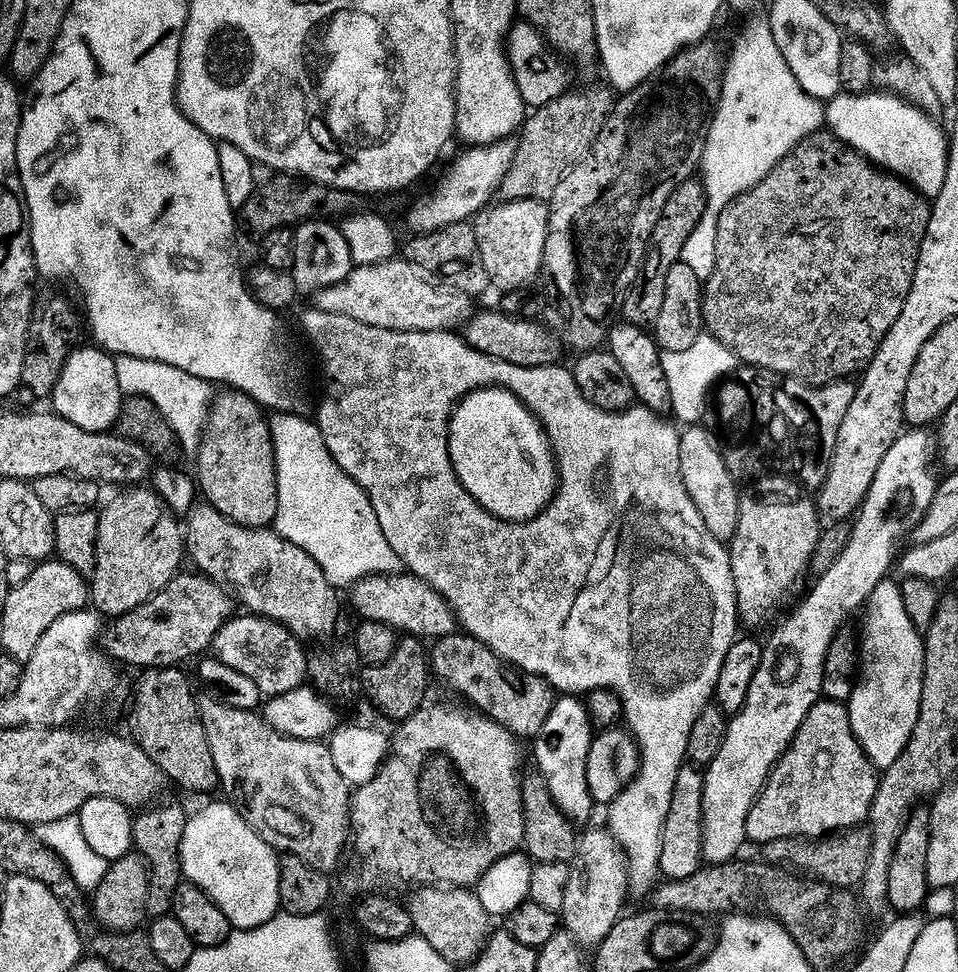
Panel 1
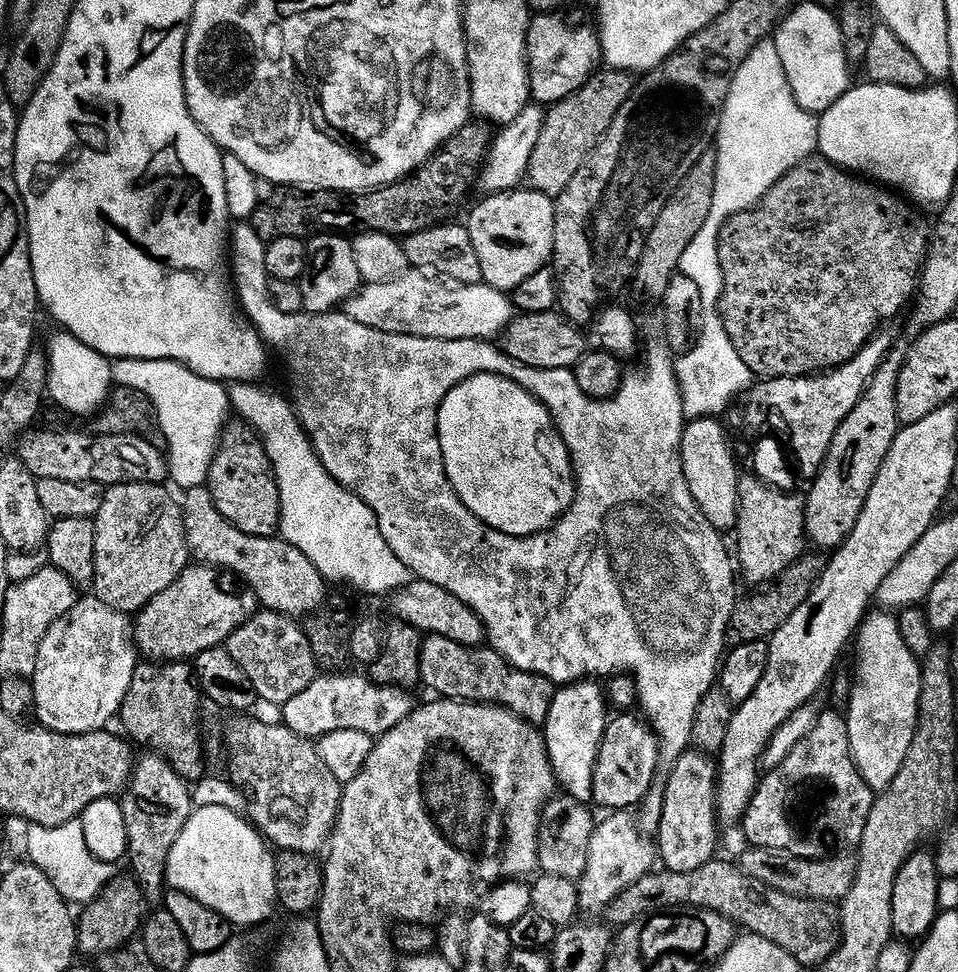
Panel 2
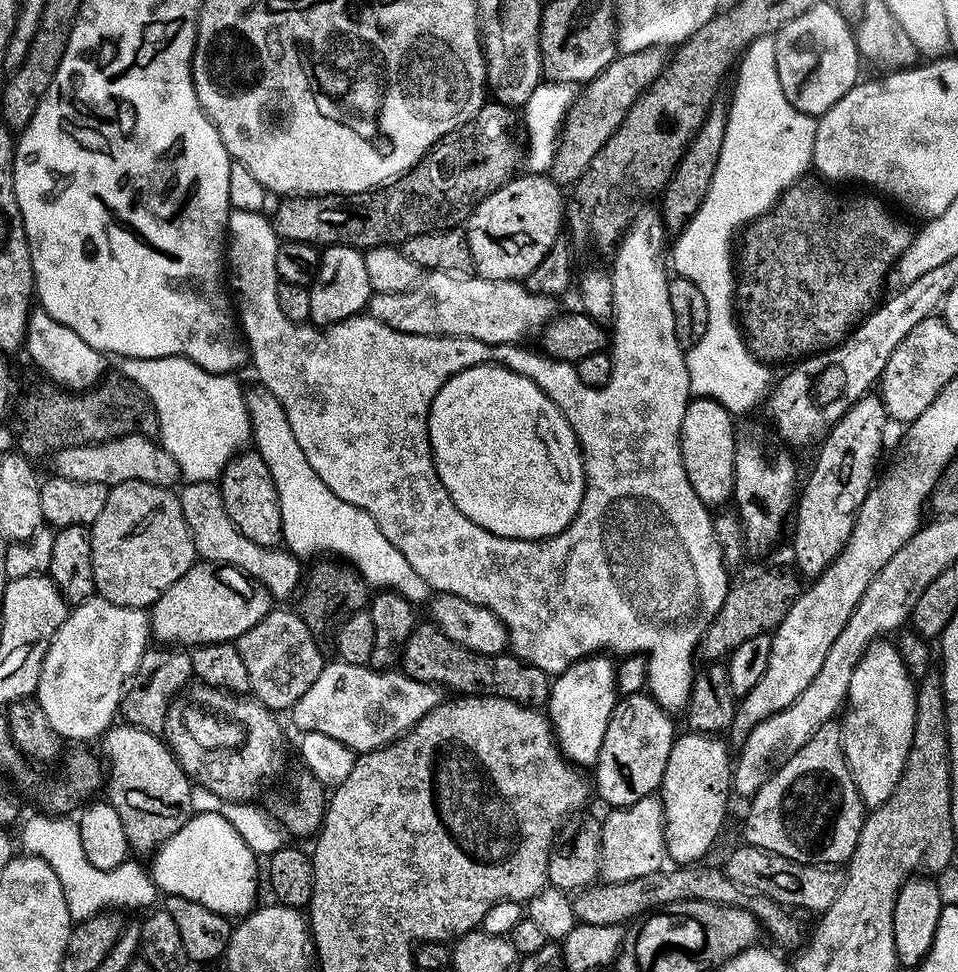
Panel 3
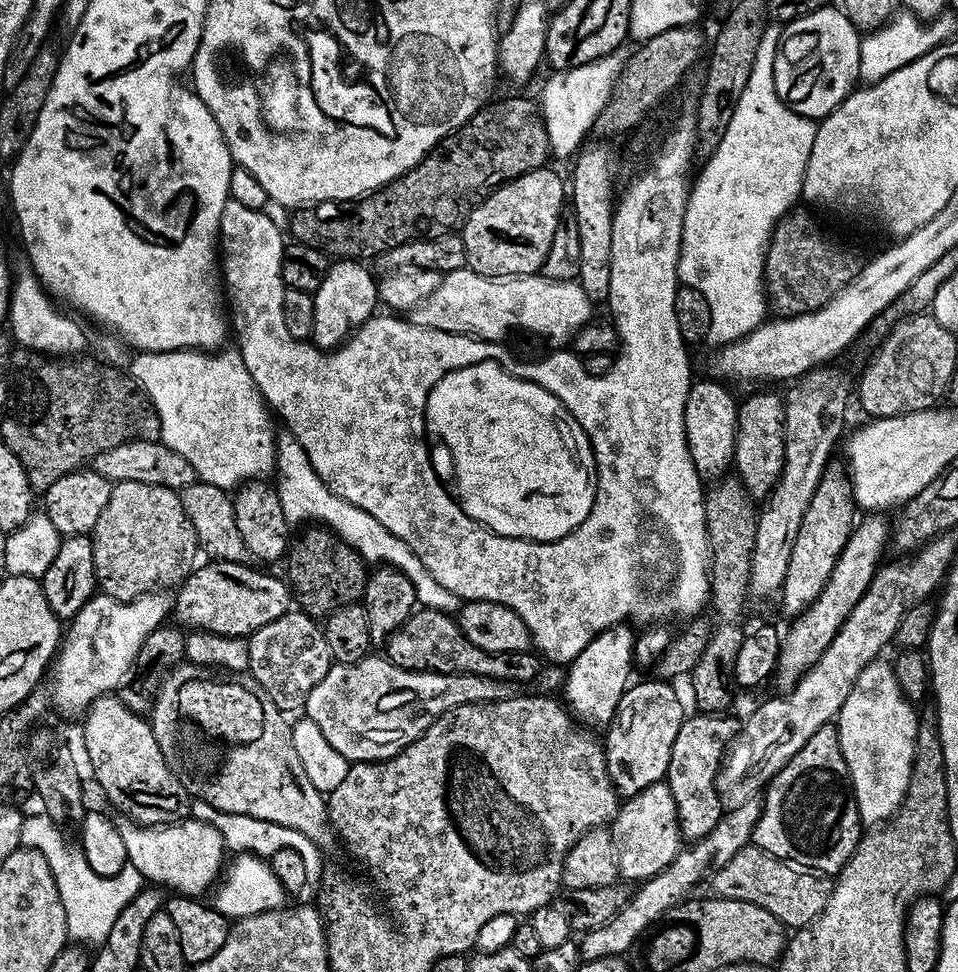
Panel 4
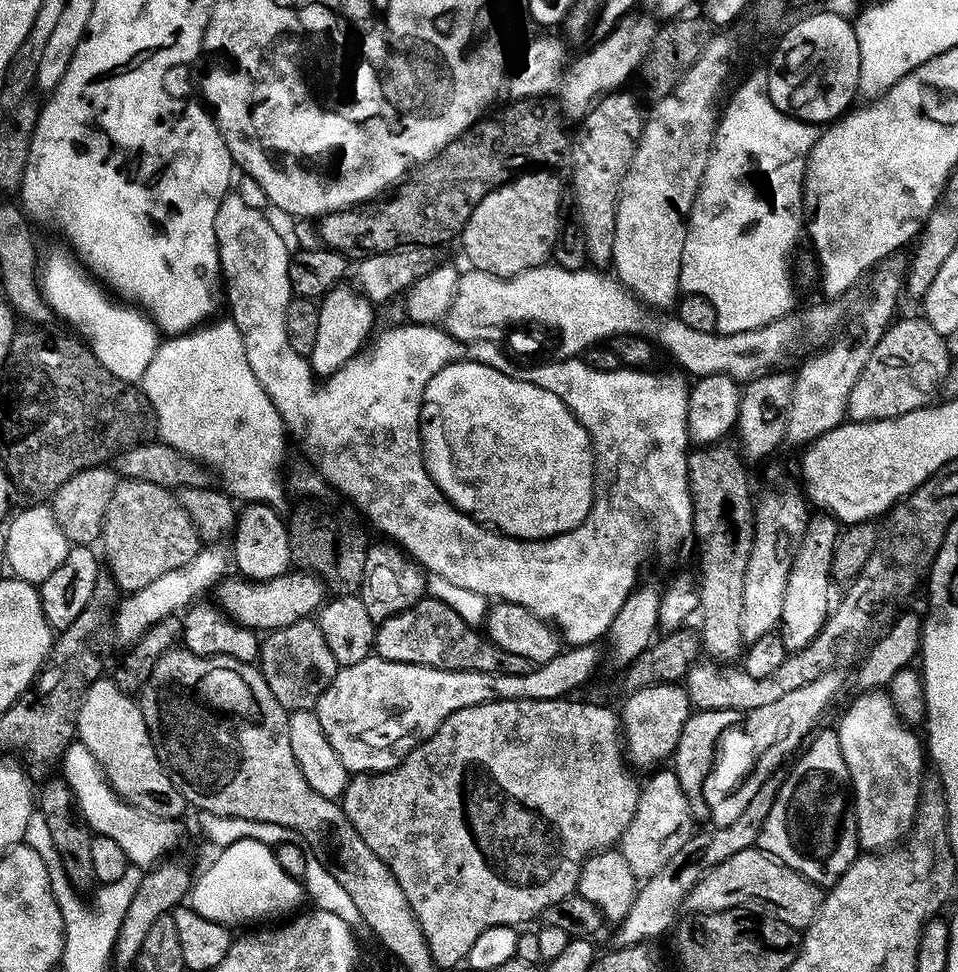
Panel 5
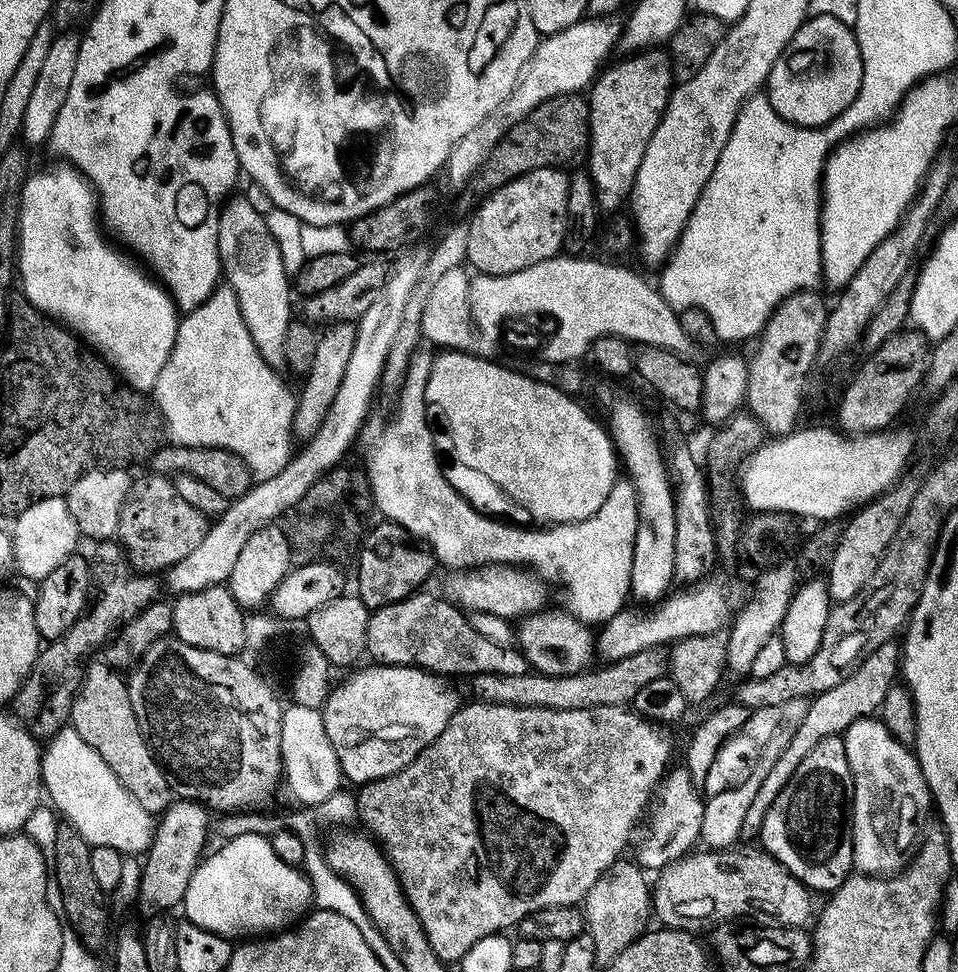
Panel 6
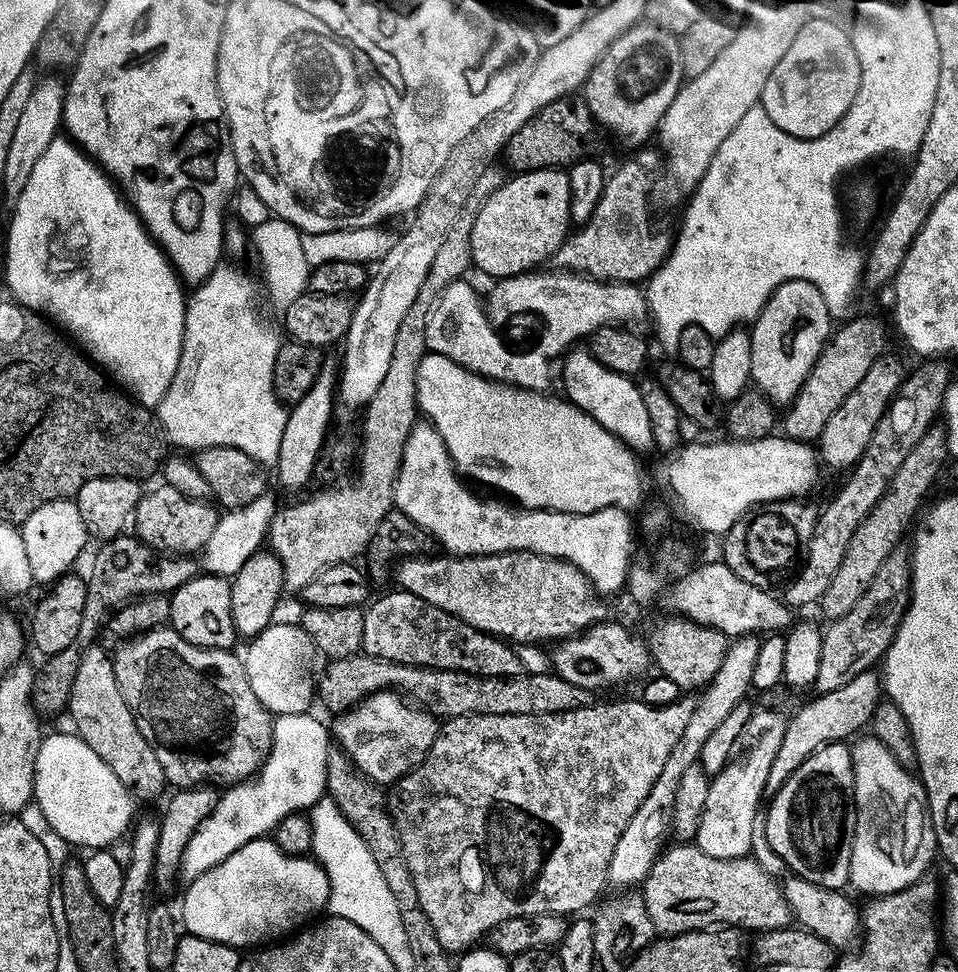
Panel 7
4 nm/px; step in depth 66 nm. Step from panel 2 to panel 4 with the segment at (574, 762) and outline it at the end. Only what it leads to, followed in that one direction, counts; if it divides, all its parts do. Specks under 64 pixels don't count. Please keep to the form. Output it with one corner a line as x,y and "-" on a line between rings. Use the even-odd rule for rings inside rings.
623,623
617,624
615,628
607,628
604,632
599,632
589,642
589,644
584,647
583,650
581,650
581,652
578,654
578,658
574,658
571,664
567,665
566,675
564,678
564,687
562,689
562,700
563,703
566,705
568,711
572,713
573,717
575,717
575,719
579,721
581,725
589,726
588,724
593,724
594,727
601,727
600,729
603,729
605,726
609,725
614,718
615,712
618,710
619,700
622,698
625,689
628,688
630,681
633,679
633,677
631,678
631,676
632,672
634,673
634,665
632,662
632,646
634,643
634,632
631,632
631,630
633,631
633,629
629,627
627,623

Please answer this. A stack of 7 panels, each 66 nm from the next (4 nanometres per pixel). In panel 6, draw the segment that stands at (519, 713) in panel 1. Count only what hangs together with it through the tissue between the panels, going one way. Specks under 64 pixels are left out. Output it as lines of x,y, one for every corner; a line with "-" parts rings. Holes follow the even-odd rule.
418,591
402,602
382,606
369,615
366,626
367,655
373,656
371,659
375,663
422,668
425,672
439,674
444,678
529,672
528,660
519,648
507,648
498,646
498,642
490,642
486,634
478,634
478,630
470,626
468,616
460,613
451,599
443,595
435,596
428,591

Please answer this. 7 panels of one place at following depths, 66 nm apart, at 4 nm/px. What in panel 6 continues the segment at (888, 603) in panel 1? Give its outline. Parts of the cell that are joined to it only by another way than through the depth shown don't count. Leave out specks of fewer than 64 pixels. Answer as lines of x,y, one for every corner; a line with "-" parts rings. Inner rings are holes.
880,719
855,720
843,737
854,789
852,863
855,871
869,876
895,874
909,863
925,831
924,819
928,816
928,808
930,812
928,783
915,751
898,742

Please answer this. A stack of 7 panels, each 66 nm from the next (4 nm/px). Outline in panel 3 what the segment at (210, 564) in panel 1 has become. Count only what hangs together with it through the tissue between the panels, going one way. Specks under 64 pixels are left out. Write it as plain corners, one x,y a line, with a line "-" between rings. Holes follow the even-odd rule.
194,480
185,483
179,489
178,495
182,514
186,518
186,526
190,526
196,554
201,561
236,565
247,576
258,581
271,594
273,601
284,602
287,596
297,595
302,584
301,561
283,547
269,546
259,540
251,540
237,530
234,522
230,522
230,518
224,512
219,487
213,481

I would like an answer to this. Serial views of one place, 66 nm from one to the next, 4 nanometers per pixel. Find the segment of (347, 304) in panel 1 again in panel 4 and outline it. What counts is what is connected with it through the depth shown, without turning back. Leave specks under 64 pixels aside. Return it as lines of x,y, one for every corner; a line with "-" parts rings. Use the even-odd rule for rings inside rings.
462,267
443,273
443,280
428,299
410,312
412,323
434,330
463,332
480,340
503,341
511,332
537,332
540,336
553,336
557,345
569,343
581,327
593,317
593,301
576,280
551,280
543,274
531,276
483,276
470,267

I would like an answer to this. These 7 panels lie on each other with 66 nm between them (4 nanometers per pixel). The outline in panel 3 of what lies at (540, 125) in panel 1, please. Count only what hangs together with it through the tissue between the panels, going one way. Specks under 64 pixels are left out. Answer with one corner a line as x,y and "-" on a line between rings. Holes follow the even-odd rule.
647,48
641,52
625,52
617,55
616,59
610,62
610,66
606,66
606,70
602,70
594,79
588,81
583,91
577,95
572,107
568,109
566,130
561,131
556,146
556,157
552,160
550,176
557,184
561,186
575,185
576,181
580,179
580,175
590,166
594,154
598,154
598,150
602,150
602,146
606,146
608,139
622,126
630,106
634,106
637,98
664,73
665,65
666,52
664,48

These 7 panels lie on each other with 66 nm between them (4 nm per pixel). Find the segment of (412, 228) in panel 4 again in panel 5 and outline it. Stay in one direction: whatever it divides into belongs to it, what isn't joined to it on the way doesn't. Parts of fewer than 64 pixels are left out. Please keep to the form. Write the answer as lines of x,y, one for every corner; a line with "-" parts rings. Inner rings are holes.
548,98
524,99
513,101
504,114
510,118
510,124
481,118
457,140
451,140
442,149
439,156
419,165
407,178
399,181
383,198
377,198
362,204
353,204
337,212
327,212
319,217
319,243
326,249
340,252
347,258
363,258
376,254
386,254
396,249
412,245
441,246
447,240
455,241
463,232
474,206
482,202
487,192
513,179
513,176
533,166
556,166
563,156
569,153
572,140
568,138
565,117
560,106

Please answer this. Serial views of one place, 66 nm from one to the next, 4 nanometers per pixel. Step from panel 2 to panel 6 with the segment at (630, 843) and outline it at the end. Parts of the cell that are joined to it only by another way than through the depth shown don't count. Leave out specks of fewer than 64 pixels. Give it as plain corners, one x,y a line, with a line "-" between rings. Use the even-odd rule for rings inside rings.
673,767
665,775
658,788
658,799
651,809
648,820
648,833
644,836
644,841
637,850
635,859
641,868
645,870
659,870
665,868
667,864
674,860
679,860
681,856
687,856
697,847
702,830
702,814
704,813
705,797
700,797
697,785
694,783
687,767
-
673,771
673,772
672,772
-
696,787
696,788
695,788
-
660,796
660,801
659,800
-
696,844
696,845
695,845

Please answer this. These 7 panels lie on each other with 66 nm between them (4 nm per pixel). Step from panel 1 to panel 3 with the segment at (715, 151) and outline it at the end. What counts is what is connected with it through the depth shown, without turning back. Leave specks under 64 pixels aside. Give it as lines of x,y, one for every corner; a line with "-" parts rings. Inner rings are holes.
763,36
752,43
747,50
739,57
738,67
736,72
736,89
730,95
730,103
728,105
728,121
726,122
725,141
722,142
721,157
718,158
717,169
714,170
713,181
710,182
710,190
708,196
700,203
700,209
692,216
691,220
679,229
676,240
676,245
671,245
670,248
670,264
674,269
675,275
685,276
690,282
694,282
694,286
698,286
698,290
702,290
702,298
706,298
706,314
709,316
709,323
718,328
717,336
719,339
727,343
737,344
744,341
744,333
738,323
738,301
736,298
736,277
738,275
737,269
734,267
734,256
728,253
728,243
745,226
757,220
758,217
763,216
764,213
769,212
770,209
776,205
780,195
784,193
790,184
797,183
805,175
804,171
809,171
812,168
812,154
810,149
814,146
814,138
816,137
816,124
810,122
809,117
803,115
797,108
792,108
790,102
786,98
786,94
782,94
782,82
778,82
778,70
776,69
776,41
771,36

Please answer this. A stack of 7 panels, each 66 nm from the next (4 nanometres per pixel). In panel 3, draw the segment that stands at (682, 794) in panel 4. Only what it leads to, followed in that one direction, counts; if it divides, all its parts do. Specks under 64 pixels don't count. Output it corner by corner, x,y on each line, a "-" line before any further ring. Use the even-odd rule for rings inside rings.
691,730
681,731
675,737
658,789
664,808
664,850
673,865
699,865
724,828
734,767
734,756
728,753
729,741
725,740
716,734

